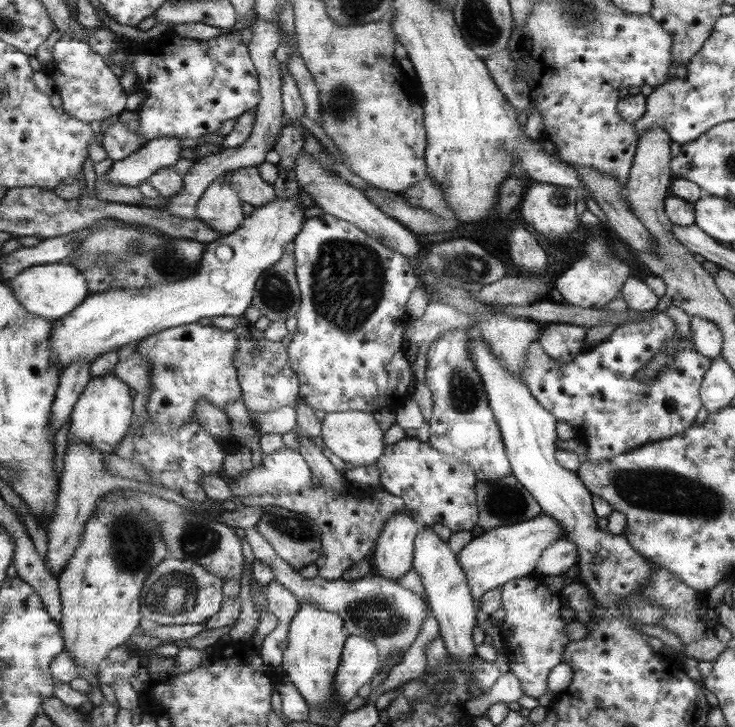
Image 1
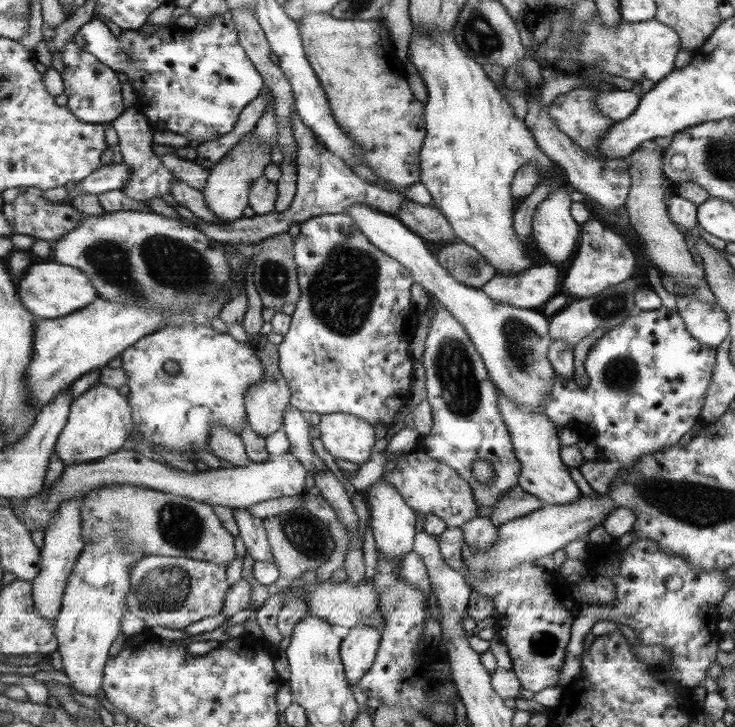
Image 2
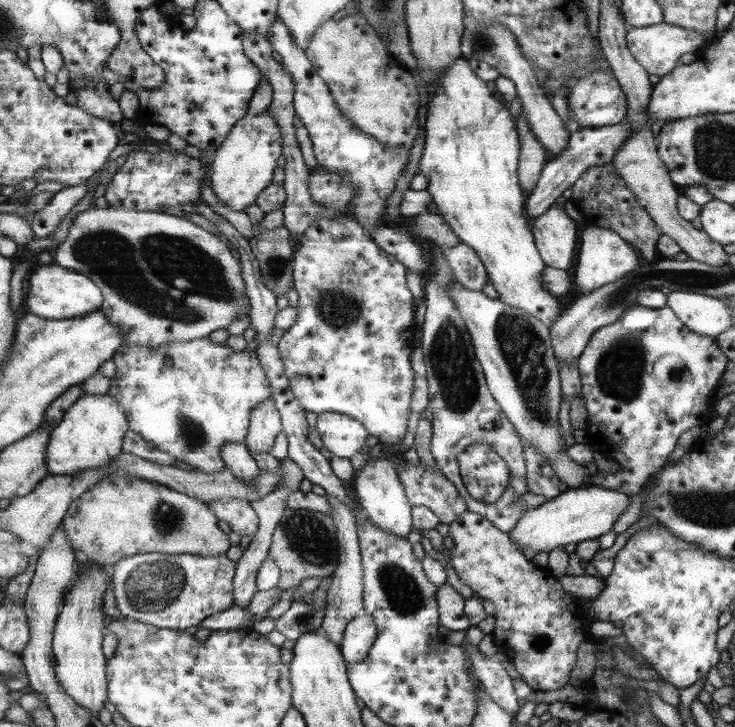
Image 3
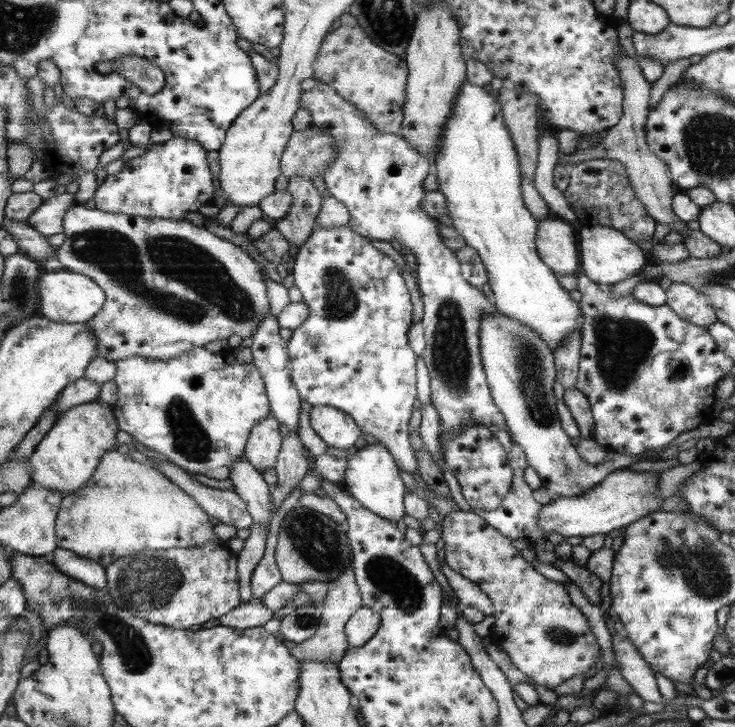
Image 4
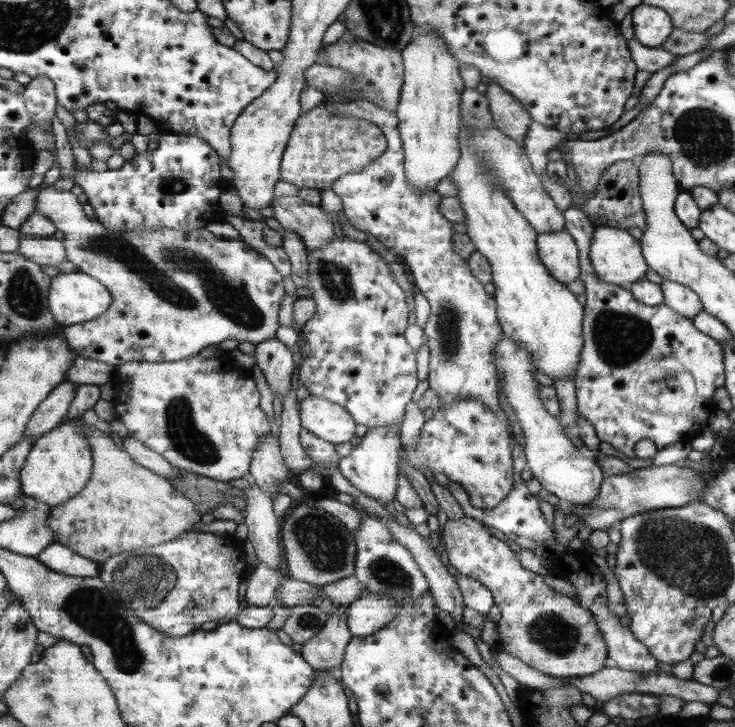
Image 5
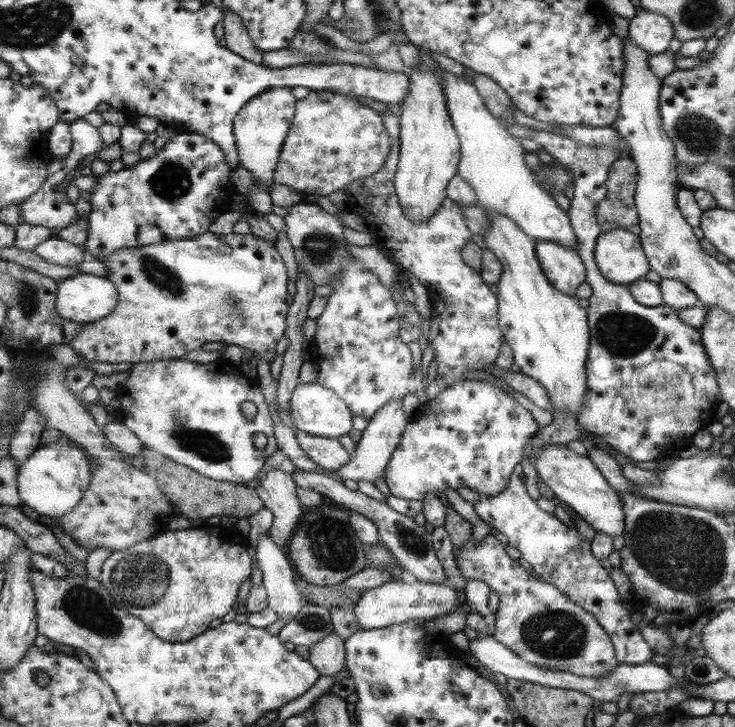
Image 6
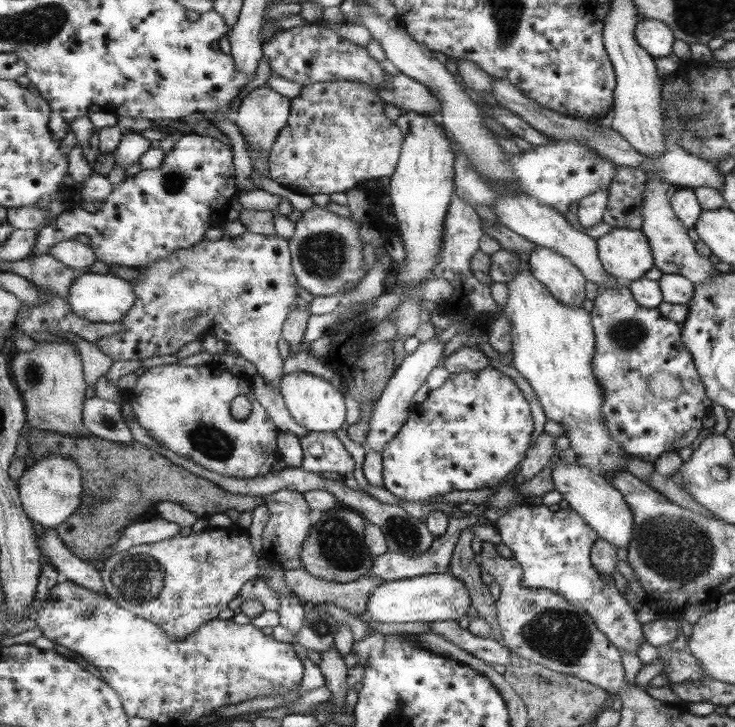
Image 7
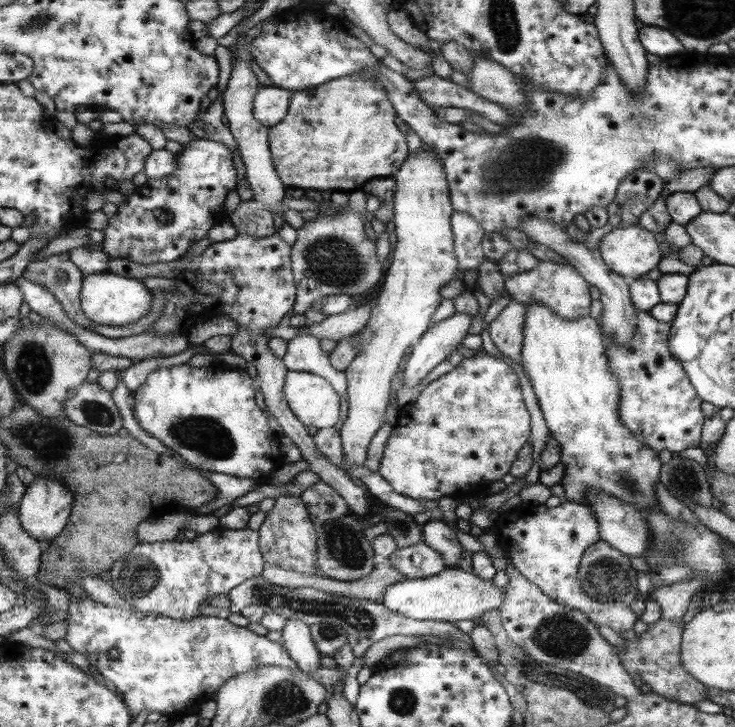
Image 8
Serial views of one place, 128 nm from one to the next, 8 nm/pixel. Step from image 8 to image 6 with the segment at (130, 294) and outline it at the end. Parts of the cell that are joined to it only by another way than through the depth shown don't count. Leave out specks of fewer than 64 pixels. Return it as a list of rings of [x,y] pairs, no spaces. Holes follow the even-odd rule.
[[[93,274],[70,276],[56,285],[55,310],[71,322],[95,323],[111,315],[119,300],[114,284]]]

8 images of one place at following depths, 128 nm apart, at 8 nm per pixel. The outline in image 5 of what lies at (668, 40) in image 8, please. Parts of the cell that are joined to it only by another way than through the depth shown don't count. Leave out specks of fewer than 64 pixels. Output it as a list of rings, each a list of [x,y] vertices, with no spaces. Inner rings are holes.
[[[639,4],[631,14],[634,38],[647,48],[661,48],[672,34],[673,21],[663,9]]]

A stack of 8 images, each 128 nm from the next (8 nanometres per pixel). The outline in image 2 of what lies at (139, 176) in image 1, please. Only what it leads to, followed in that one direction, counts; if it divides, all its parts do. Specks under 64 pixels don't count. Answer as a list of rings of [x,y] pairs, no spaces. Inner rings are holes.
[[[111,162],[97,171],[91,172],[85,179],[74,183],[73,190],[68,191],[64,202],[71,202],[76,194],[104,194],[107,190],[120,189],[130,175],[130,168],[124,163]]]

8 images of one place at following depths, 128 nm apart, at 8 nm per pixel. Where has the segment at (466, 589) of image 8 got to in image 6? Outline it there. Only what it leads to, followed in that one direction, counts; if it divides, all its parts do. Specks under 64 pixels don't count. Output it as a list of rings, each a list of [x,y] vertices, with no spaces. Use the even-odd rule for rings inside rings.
[[[407,578],[405,581],[389,581],[365,589],[352,612],[357,618],[360,630],[371,631],[397,626],[410,620],[432,620],[453,612],[457,608],[457,594],[443,583],[424,583]]]

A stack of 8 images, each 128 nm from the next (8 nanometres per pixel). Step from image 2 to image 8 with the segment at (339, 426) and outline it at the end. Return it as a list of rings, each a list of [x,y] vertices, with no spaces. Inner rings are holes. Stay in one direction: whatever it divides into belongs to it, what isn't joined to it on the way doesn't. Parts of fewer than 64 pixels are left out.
[[[287,371],[283,383],[287,408],[305,425],[317,429],[333,427],[339,414],[339,400],[333,388],[320,376]]]

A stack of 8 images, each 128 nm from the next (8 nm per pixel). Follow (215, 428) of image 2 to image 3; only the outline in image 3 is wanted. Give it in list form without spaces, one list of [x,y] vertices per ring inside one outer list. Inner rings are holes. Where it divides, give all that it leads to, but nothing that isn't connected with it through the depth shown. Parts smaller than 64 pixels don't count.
[[[229,442],[222,447],[222,460],[225,468],[241,482],[248,482],[258,475],[260,470],[244,443]]]

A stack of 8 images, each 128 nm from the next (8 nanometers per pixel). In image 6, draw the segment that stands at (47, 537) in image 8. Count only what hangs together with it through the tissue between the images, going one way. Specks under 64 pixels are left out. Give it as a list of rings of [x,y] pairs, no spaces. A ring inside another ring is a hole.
[[[61,435],[58,441],[38,445],[19,466],[17,480],[20,504],[39,516],[58,520],[78,506],[90,477],[90,465],[87,464],[85,452],[75,442]]]

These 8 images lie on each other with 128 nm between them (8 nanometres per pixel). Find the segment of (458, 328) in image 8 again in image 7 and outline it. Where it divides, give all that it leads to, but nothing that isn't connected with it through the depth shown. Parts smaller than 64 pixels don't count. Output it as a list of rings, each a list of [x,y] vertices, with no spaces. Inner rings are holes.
[[[436,336],[431,340],[427,340],[427,342],[419,343],[415,350],[404,357],[396,370],[392,372],[392,375],[385,383],[385,388],[383,388],[380,398],[375,402],[375,407],[373,407],[374,410],[372,410],[372,416],[370,417],[370,430],[368,430],[366,442],[363,444],[365,450],[380,452],[381,447],[398,434],[398,430],[406,422],[406,418],[410,414],[409,401],[411,401],[411,397],[425,382],[427,374],[440,364],[444,349],[442,346],[444,344],[439,342]]]

